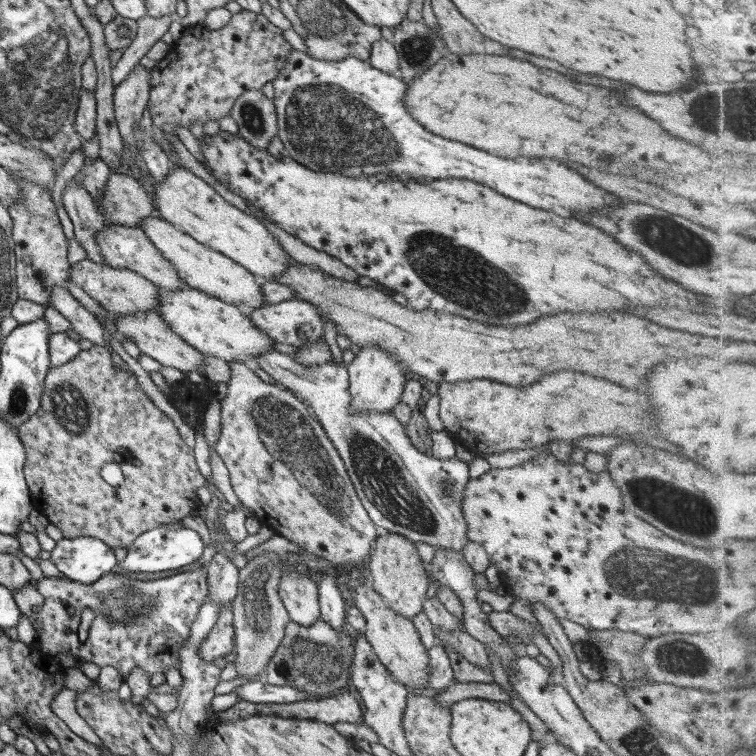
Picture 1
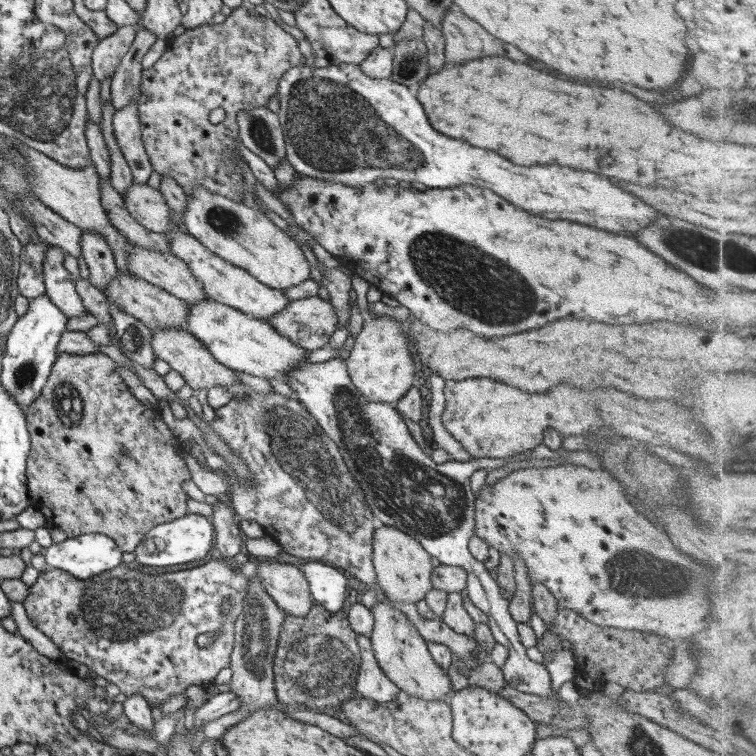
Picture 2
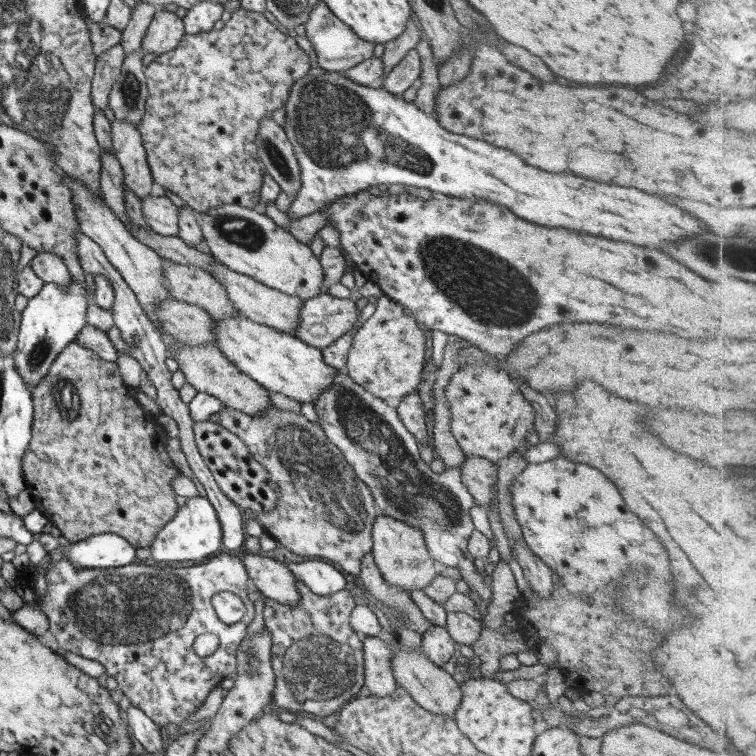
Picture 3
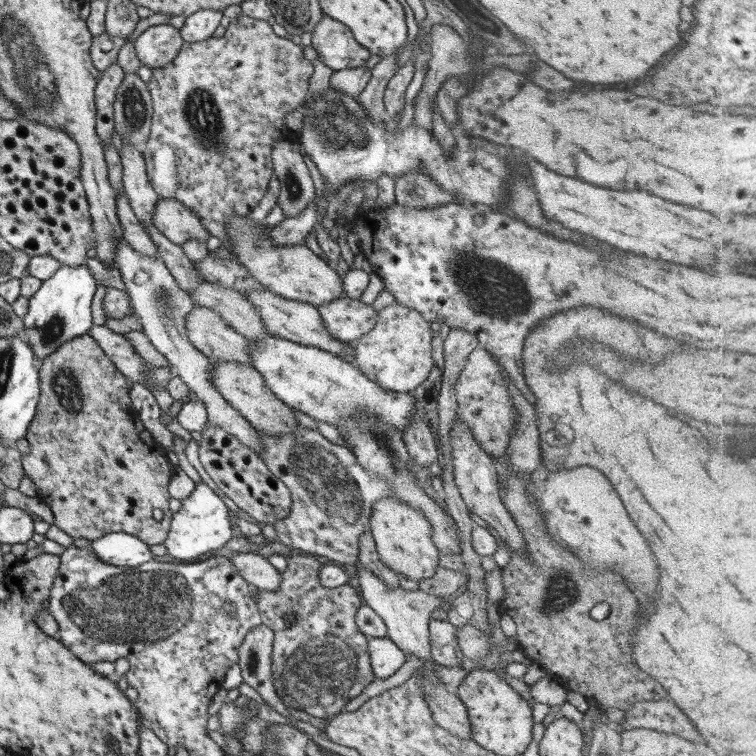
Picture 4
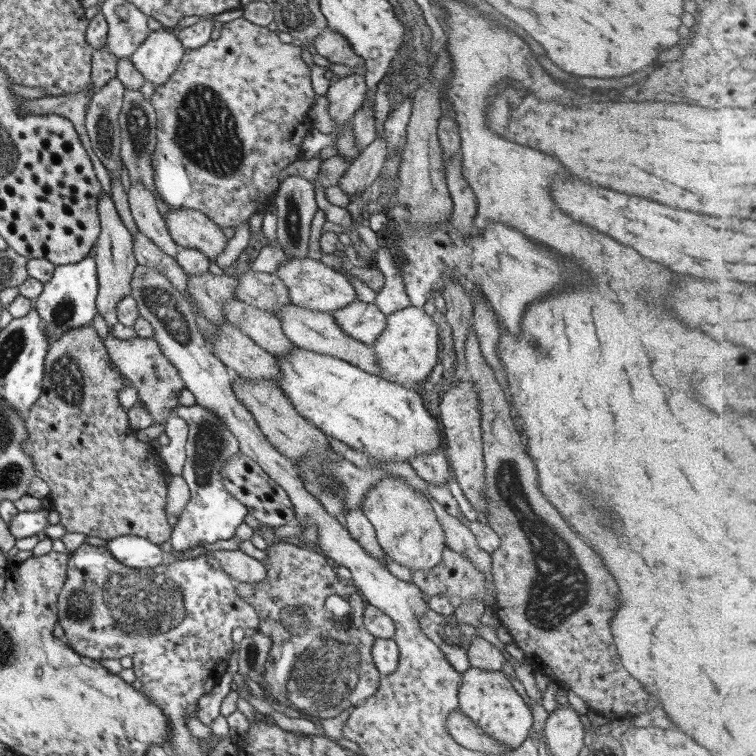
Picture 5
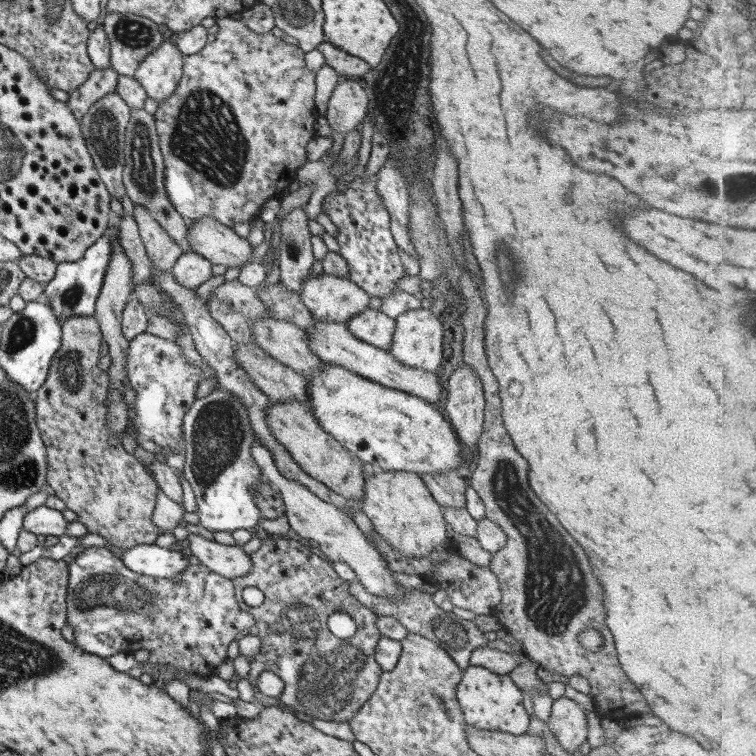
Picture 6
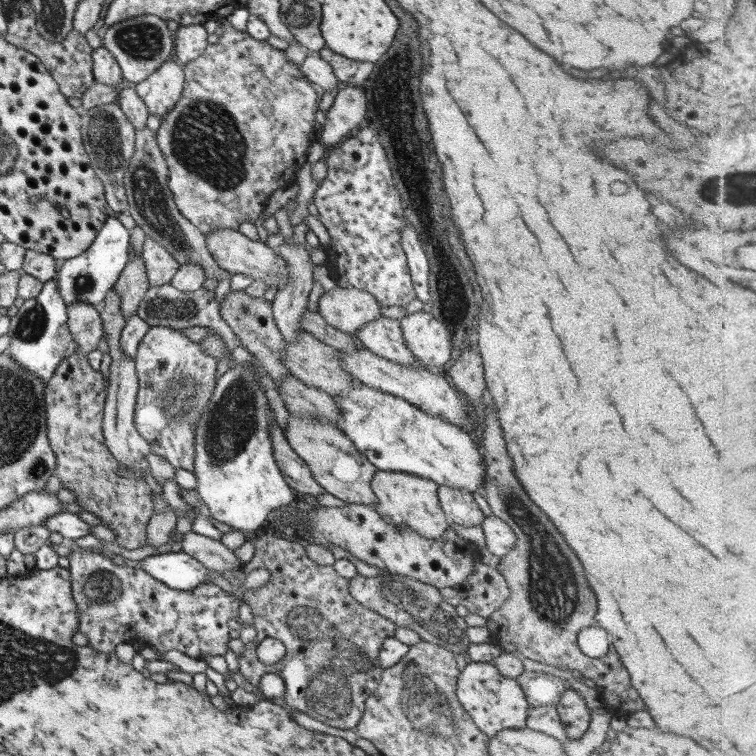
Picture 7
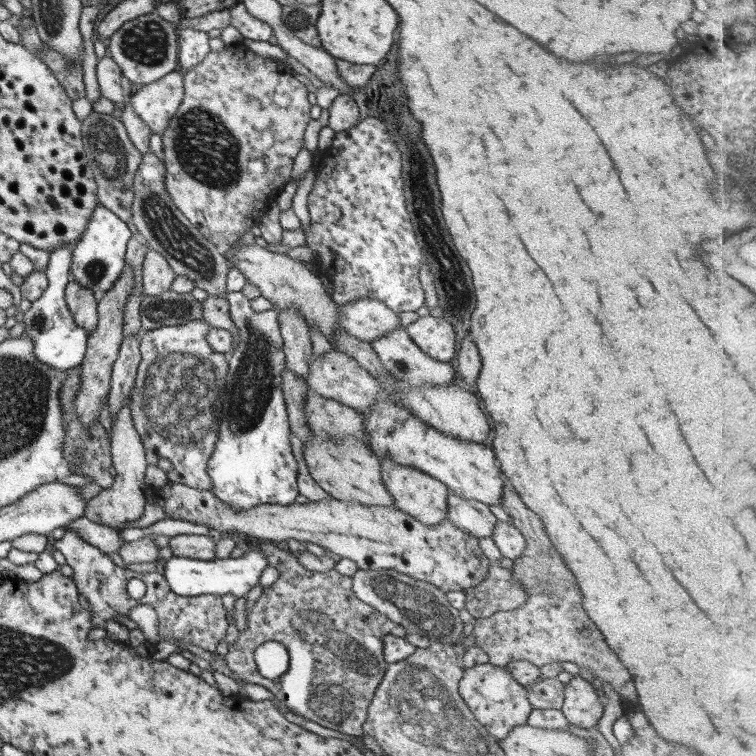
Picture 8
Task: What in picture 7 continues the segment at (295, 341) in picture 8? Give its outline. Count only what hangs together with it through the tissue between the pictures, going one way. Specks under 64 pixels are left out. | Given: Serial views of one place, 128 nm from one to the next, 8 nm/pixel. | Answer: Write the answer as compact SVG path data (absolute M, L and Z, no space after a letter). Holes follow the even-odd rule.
M283 243L277 247L277 252L283 256L285 262L285 276L287 276L287 283L277 290L273 301L270 303L272 307L273 322L284 342L293 341L297 337L299 331L303 331L299 319L301 312L306 309L307 295L311 290L311 261L309 261L309 246L304 243L287 244Z

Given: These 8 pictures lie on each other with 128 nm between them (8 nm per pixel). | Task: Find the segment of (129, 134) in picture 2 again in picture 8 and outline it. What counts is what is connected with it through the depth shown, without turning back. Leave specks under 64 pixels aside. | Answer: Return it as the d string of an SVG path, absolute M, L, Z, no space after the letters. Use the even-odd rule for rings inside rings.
M153 249L145 253L141 269L141 286L147 296L155 296L169 292L175 278L173 269L165 259Z

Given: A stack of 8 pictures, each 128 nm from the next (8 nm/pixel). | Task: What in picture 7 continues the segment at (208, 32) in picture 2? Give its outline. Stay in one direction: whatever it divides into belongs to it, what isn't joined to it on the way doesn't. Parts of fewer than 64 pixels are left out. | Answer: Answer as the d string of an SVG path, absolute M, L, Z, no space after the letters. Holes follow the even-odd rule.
M226 19L217 21L217 24L223 30L219 40L215 44L208 44L201 56L182 66L184 82L180 98L174 105L174 109L169 110L163 118L160 118L160 126L156 133L156 142L168 169L166 184L173 194L172 200L181 216L196 226L203 235L221 228L237 231L237 226L241 222L252 222L261 215L269 195L274 190L295 184L296 171L305 162L305 152L312 141L316 139L313 124L314 115L318 110L316 108L318 105L316 102L317 94L311 87L310 81L305 79L301 73L301 68L297 64L293 64L293 60L289 60L289 56L285 56L283 50L269 46L266 40L254 40L245 31L242 32L233 28Z

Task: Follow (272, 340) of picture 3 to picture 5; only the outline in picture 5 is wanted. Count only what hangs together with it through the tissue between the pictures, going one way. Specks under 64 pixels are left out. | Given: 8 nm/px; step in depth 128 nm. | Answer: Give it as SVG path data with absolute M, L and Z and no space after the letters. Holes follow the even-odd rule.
M293 347L289 353L275 357L279 366L279 384L277 385L283 392L283 396L289 400L289 404L293 404L299 416L306 418L324 435L331 436L350 448L357 448L371 458L391 462L409 462L409 458L415 454L425 453L437 447L443 448L443 443L440 443L443 436L439 434L438 424L423 407L419 391L387 382L344 360L299 347Z

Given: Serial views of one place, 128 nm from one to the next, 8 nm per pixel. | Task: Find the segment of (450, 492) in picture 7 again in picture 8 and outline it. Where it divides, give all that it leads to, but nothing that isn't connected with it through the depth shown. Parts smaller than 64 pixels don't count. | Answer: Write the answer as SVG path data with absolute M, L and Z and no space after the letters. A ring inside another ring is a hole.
M451 493L445 499L446 520L457 529L475 538L489 538L496 519L486 504L473 499L464 499Z

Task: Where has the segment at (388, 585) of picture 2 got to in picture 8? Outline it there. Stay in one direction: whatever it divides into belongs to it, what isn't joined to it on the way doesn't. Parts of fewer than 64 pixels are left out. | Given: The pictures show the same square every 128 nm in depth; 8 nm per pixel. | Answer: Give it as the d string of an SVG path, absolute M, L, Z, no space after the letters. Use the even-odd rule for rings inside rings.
M387 459L380 461L380 466L381 482L393 498L393 507L405 512L405 515L411 516L424 526L435 527L446 518L447 504L445 499L447 499L449 492L445 488L445 484L441 484L439 480L435 480L433 476L429 476L425 472L419 472L413 466L401 466L401 464L395 464Z

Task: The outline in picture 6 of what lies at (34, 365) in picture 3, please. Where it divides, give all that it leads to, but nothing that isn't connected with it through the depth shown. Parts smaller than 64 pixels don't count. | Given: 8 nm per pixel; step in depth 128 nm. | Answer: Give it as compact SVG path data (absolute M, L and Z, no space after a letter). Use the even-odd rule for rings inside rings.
M103 234L89 245L79 260L56 263L53 278L44 284L41 297L45 304L49 304L49 308L53 310L53 315L59 323L62 324L71 316L94 315L95 299L103 284L105 267L109 263L109 253L111 253L111 240Z

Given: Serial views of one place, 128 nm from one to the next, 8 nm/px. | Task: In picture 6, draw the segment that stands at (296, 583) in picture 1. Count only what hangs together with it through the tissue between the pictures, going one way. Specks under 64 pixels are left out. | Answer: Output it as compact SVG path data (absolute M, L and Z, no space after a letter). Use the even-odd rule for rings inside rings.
M193 529L187 537L189 547L186 552L191 553L200 564L210 571L216 572L225 579L235 579L251 572L250 556L239 547L227 547L214 542L208 535Z

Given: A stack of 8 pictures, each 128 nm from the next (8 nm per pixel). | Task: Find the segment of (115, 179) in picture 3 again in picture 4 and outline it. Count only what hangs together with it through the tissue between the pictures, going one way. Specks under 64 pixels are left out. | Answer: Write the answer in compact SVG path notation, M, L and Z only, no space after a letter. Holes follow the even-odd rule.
M124 192L114 193L115 198L115 214L119 220L119 228L123 232L123 239L131 245L131 249L141 253L141 255L149 255L149 257L159 258L159 252L155 248L155 244L151 242L149 234L143 230L142 224L133 214L127 197Z

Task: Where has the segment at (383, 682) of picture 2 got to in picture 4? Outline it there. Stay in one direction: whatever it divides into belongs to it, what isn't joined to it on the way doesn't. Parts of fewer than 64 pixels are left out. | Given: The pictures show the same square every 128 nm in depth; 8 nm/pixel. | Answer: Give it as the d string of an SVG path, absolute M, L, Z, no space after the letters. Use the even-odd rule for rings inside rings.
M387 636L367 638L367 655L371 672L377 680L385 680L401 667L405 655Z

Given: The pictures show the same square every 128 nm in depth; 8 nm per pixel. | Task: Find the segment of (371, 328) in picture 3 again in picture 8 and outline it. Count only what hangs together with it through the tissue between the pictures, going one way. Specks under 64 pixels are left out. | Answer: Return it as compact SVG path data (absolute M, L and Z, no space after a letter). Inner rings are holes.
M419 316L404 329L417 348L433 360L449 362L456 355L454 330L447 320Z

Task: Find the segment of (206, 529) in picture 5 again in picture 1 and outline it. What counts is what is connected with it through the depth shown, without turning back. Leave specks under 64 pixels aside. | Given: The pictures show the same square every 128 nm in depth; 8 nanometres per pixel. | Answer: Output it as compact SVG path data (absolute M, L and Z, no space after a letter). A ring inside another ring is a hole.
M156 527L139 534L132 540L132 544L126 548L125 558L116 564L114 571L126 574L127 572L155 573L178 569L197 561L203 548L201 539L193 530L183 527L177 530Z

